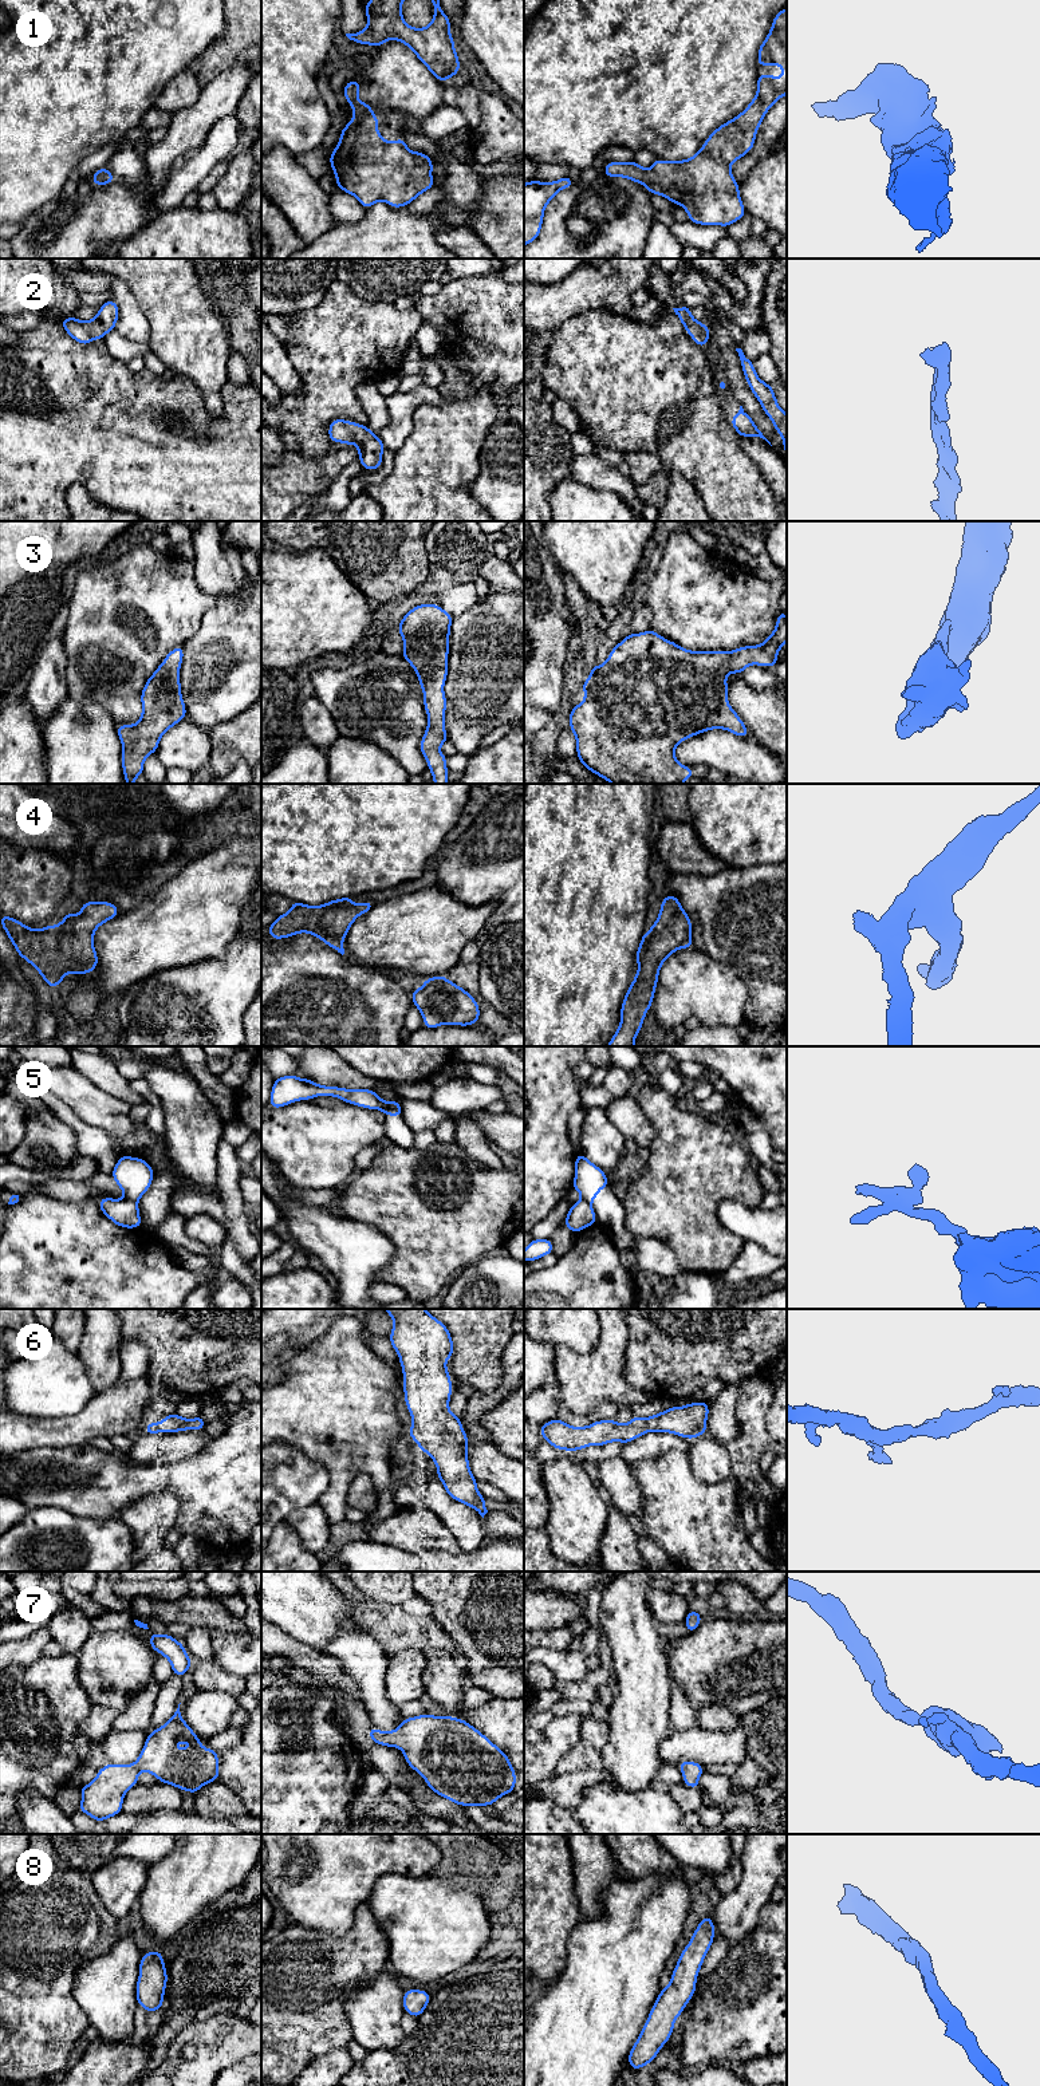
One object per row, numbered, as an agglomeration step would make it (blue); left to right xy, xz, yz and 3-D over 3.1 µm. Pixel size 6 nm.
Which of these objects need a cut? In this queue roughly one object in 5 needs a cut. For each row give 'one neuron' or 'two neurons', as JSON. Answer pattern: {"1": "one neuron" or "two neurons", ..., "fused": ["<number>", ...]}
{"1": "one neuron", "2": "one neuron", "3": "one neuron", "4": "one neuron", "5": "two neurons", "6": "one neuron", "7": "one neuron", "8": "one neuron", "fused": ["5"]}

